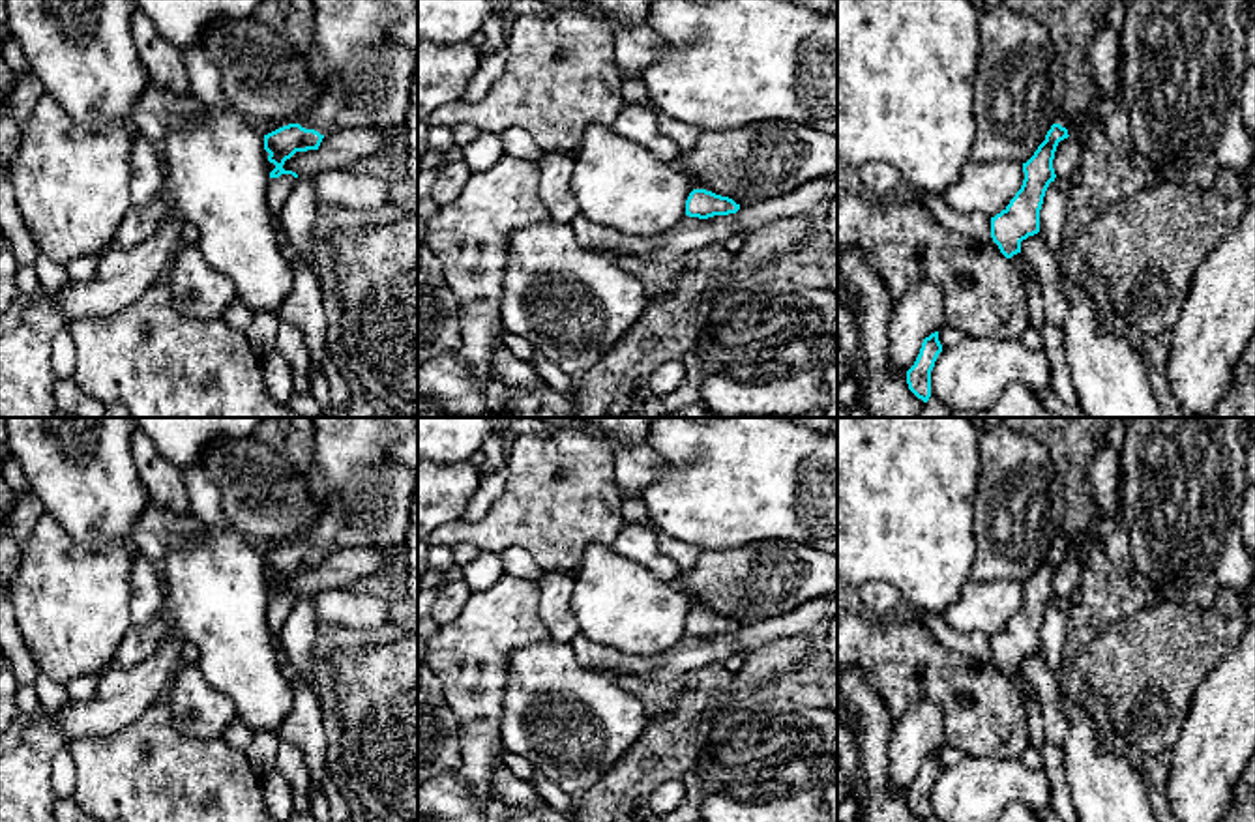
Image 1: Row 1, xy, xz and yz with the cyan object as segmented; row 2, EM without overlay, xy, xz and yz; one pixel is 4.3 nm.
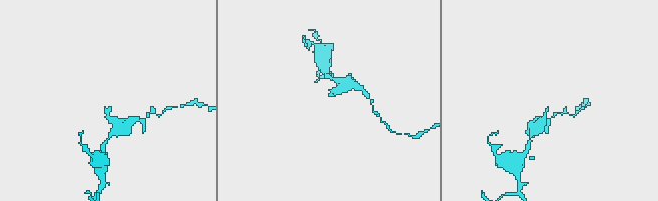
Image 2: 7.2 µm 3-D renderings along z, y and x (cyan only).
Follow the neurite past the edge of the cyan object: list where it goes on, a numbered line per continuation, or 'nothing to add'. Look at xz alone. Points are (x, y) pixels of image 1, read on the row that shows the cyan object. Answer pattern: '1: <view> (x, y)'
nothing to add

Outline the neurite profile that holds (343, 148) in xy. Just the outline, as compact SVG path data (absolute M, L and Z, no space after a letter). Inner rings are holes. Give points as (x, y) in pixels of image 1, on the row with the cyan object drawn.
M352 129L324 135L317 150L296 152L283 169L298 178L309 178L315 169L350 169L354 163L373 157L390 142L390 133L382 129Z

